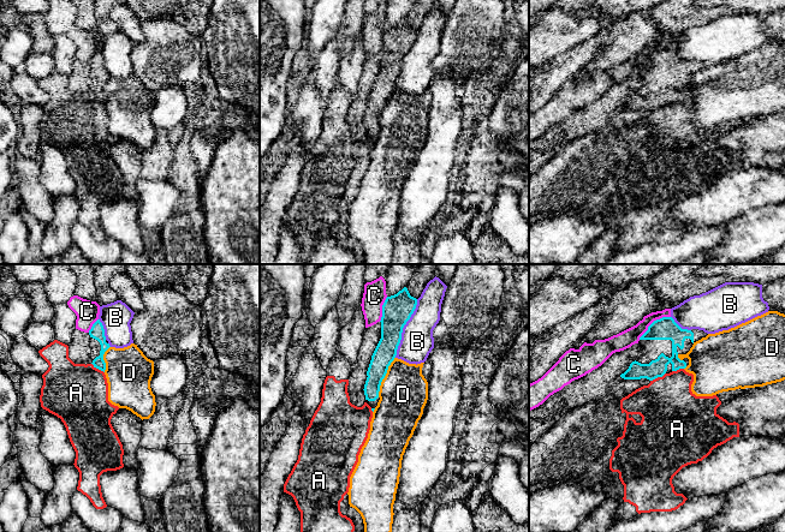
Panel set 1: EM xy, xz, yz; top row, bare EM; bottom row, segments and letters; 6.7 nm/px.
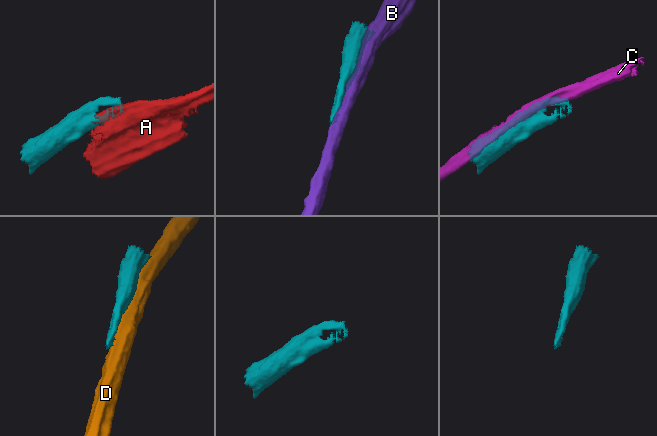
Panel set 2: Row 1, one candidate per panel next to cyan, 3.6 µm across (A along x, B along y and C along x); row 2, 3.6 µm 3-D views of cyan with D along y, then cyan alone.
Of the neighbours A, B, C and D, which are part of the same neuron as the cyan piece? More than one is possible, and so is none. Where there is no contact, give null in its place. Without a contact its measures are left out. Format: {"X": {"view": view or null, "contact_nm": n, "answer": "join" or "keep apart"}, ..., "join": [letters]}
{"A": {"view": "yz", "contact_nm": 120, "answer": "keep apart"}, "B": {"view": "xz", "contact_nm": 420, "answer": "keep apart"}, "C": {"view": "yz", "contact_nm": 260, "answer": "keep apart"}, "D": {"view": "xz", "contact_nm": 300, "answer": "keep apart"}, "join": []}

